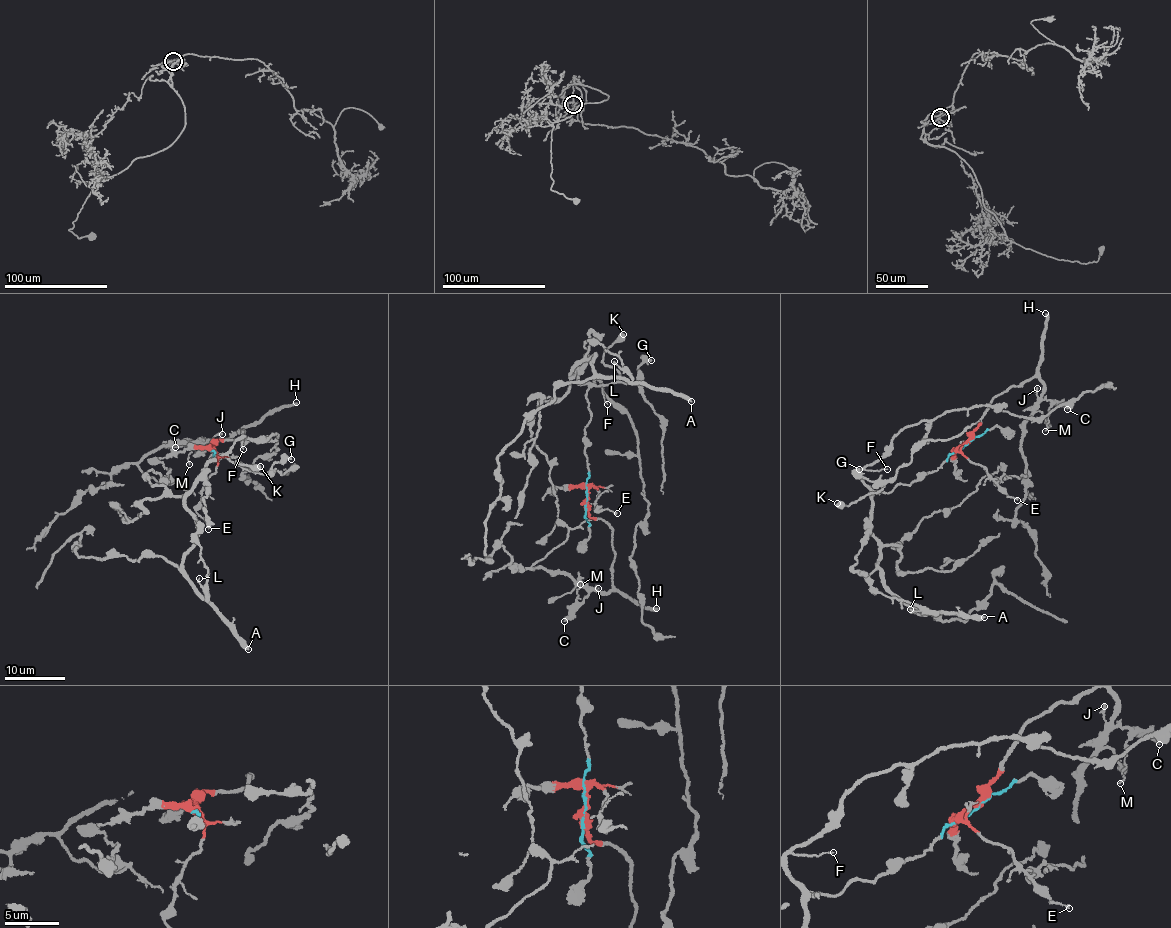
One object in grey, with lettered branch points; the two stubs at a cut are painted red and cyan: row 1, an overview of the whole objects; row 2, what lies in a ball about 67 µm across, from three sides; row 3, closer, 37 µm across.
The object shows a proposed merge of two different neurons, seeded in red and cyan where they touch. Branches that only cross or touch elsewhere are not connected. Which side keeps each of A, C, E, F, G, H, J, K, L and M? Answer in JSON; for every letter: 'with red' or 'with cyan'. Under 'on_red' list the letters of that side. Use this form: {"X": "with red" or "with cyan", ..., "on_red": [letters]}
{"A": "with cyan", "C": "with red", "E": "with red", "F": "with cyan", "G": "with cyan", "H": "with red", "J": "with red", "K": "with cyan", "L": "with cyan", "M": "with red", "on_red": ["C", "E", "H", "J", "M"]}

